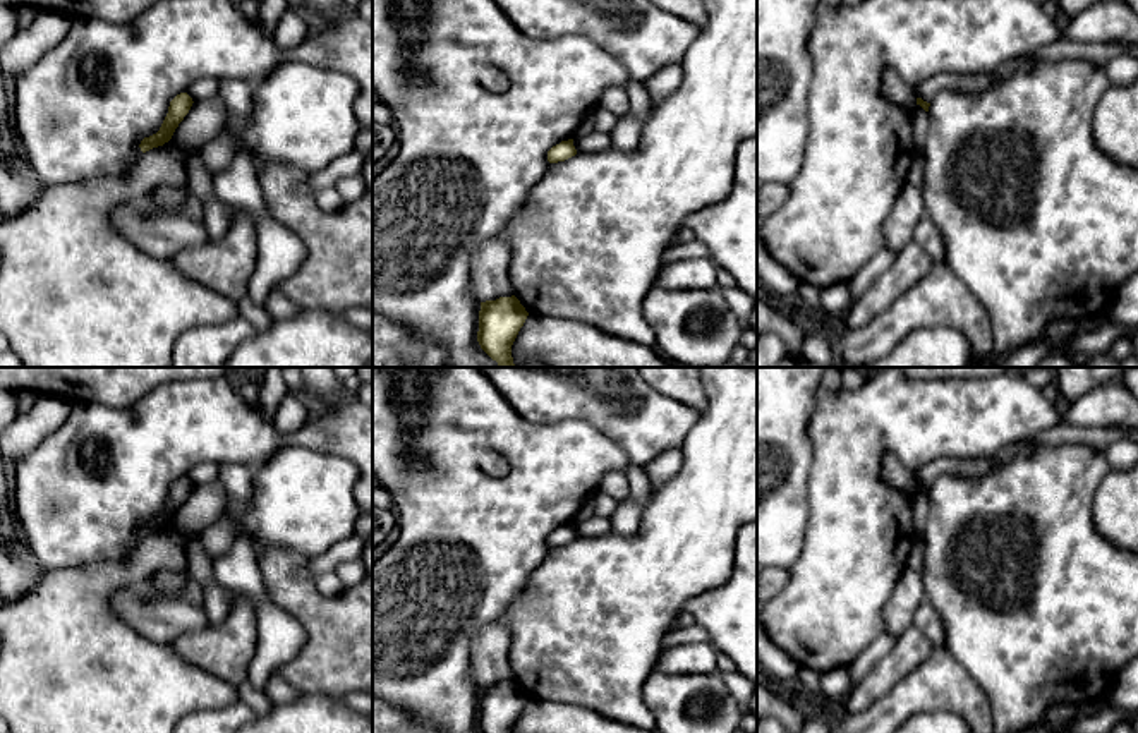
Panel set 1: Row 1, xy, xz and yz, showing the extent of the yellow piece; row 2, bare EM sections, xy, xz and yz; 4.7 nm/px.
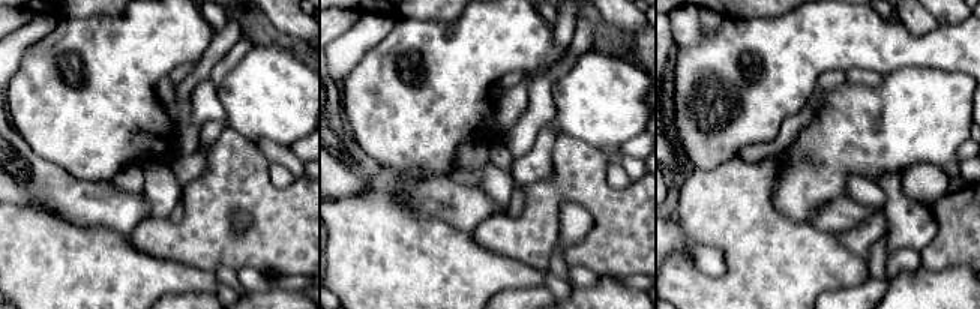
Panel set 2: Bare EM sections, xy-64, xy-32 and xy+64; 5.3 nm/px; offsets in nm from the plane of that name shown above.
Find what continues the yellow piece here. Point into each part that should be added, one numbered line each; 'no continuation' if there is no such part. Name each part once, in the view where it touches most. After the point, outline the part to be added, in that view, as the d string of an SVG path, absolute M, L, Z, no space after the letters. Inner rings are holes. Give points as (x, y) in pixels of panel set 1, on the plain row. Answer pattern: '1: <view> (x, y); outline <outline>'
no continuation

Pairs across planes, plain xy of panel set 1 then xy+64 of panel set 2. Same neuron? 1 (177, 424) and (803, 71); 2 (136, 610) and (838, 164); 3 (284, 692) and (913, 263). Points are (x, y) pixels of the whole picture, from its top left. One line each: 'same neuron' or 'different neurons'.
1: same neuron
2: different neurons
3: same neuron

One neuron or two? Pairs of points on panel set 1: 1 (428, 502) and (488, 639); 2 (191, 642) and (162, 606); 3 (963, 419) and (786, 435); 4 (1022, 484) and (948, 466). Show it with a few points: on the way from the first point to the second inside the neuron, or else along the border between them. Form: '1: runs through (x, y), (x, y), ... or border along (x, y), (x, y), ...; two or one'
1: border along (498, 622), (490, 622), (479, 630), (469, 665); two
2: border along (208, 625), (181, 634), (169, 642); two
3: border along (817, 393), (809, 424), (811, 471), (807, 474); two
4: border along (1022, 455), (980, 478), (944, 474); two

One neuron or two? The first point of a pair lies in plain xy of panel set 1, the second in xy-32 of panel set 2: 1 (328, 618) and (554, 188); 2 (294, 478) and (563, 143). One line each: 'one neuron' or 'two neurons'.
1: one neuron
2: two neurons

